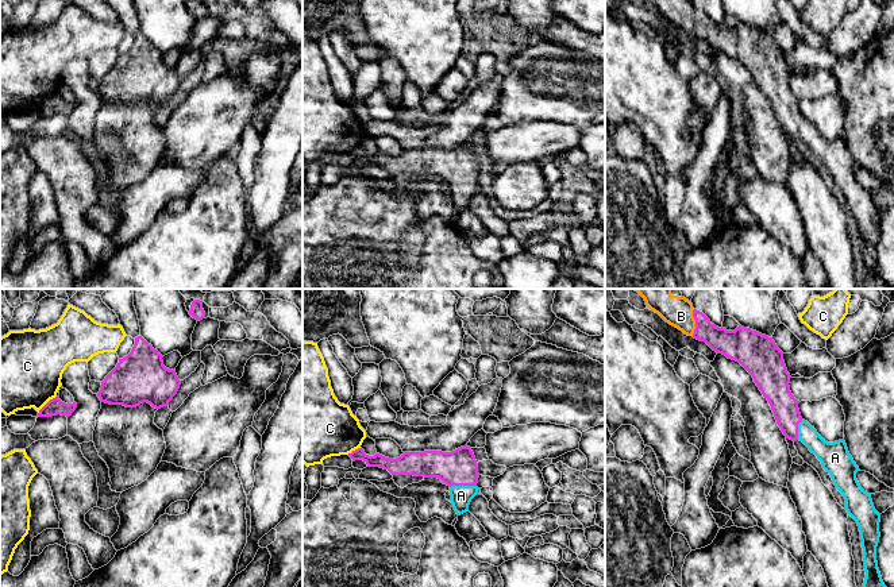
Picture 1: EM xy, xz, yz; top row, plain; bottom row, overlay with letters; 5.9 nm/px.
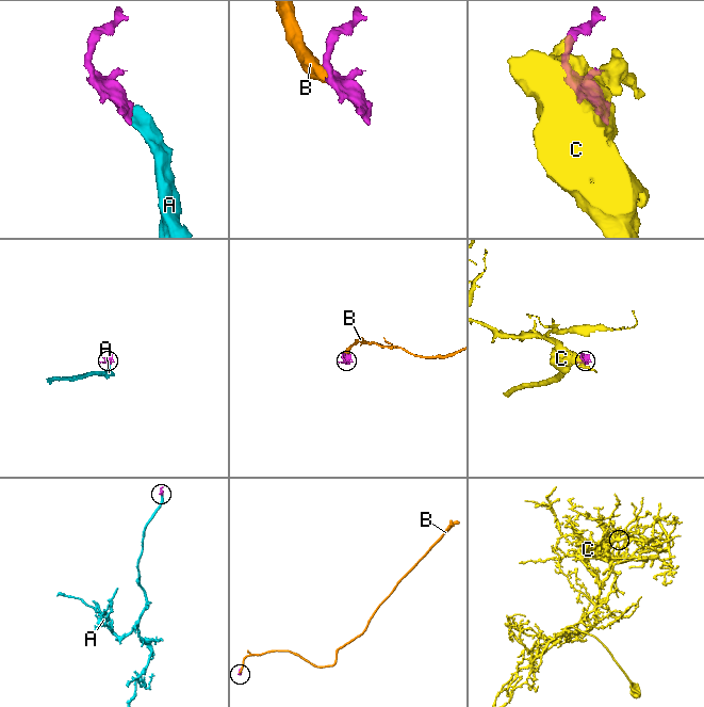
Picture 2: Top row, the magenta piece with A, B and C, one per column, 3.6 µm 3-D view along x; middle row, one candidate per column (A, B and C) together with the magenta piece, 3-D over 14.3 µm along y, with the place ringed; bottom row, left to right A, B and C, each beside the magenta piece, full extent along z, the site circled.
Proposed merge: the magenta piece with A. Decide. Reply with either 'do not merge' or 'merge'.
merge

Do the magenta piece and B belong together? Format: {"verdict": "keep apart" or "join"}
{"verdict": "join"}

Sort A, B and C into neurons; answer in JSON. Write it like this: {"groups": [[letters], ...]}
{"groups": [["A", "B"], ["C"]]}

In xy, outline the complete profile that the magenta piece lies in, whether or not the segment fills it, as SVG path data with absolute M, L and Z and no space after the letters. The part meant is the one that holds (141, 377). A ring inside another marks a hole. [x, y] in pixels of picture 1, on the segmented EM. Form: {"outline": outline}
{"outline": "M142 336L135 337L131 352L101 382L97 397L109 405L136 408L143 402L155 409L167 406L181 381L163 366L162 355Z"}

